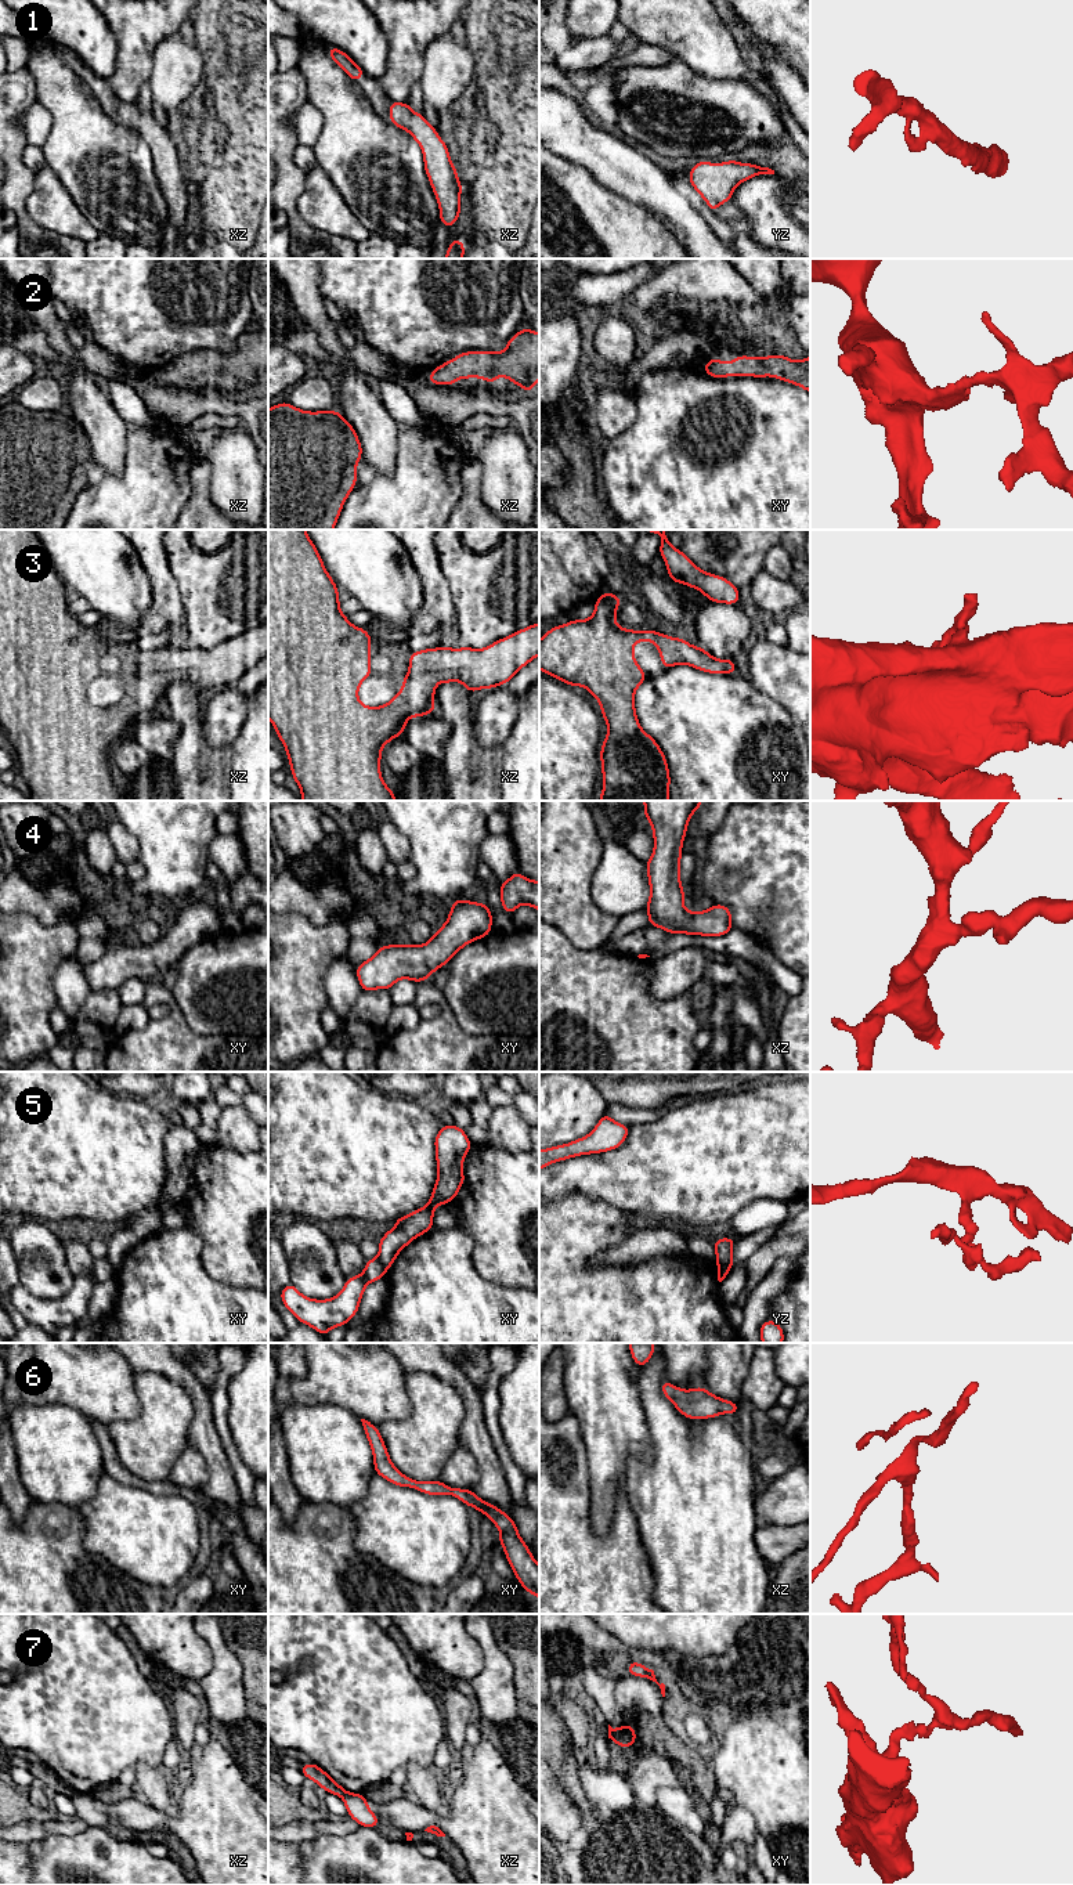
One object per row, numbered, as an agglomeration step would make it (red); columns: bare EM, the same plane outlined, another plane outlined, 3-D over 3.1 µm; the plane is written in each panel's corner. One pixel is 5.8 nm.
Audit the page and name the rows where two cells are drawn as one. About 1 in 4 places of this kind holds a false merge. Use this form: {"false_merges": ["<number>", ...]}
{"false_merges": ["5", "7"]}

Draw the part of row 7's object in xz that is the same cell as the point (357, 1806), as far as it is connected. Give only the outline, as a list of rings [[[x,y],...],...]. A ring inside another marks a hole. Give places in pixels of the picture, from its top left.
[[[347,1792],[342,1796],[347,1814],[355,1820],[360,1827],[376,1828],[379,1817],[369,1809],[365,1794]]]

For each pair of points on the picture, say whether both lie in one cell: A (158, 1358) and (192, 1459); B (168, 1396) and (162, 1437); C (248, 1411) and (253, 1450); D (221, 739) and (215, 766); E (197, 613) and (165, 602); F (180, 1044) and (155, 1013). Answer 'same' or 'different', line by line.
A: different
B: same
C: same
D: different
E: different
F: different

